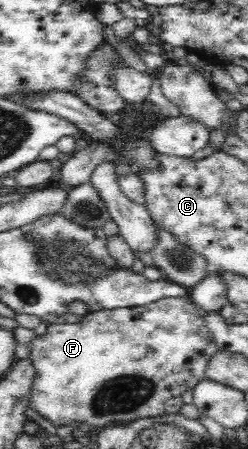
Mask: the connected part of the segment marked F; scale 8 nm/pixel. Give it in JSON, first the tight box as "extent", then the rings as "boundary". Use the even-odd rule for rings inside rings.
{"extent":[28,297,218,430],"boundary":[[[169,297],[157,302],[146,304],[145,306],[133,308],[114,308],[111,311],[91,311],[88,312],[80,321],[69,322],[67,324],[48,325],[47,331],[43,335],[37,335],[30,344],[28,344],[29,357],[35,376],[33,384],[30,388],[29,407],[35,412],[45,417],[55,428],[71,424],[71,422],[79,422],[82,428],[100,430],[108,426],[121,426],[129,424],[137,419],[151,418],[163,414],[179,414],[180,409],[184,406],[182,399],[183,393],[189,388],[193,388],[197,382],[206,378],[205,369],[212,354],[217,352],[218,348],[213,341],[211,331],[205,325],[205,319],[201,314],[198,305],[193,305],[189,299],[185,297]]]}

